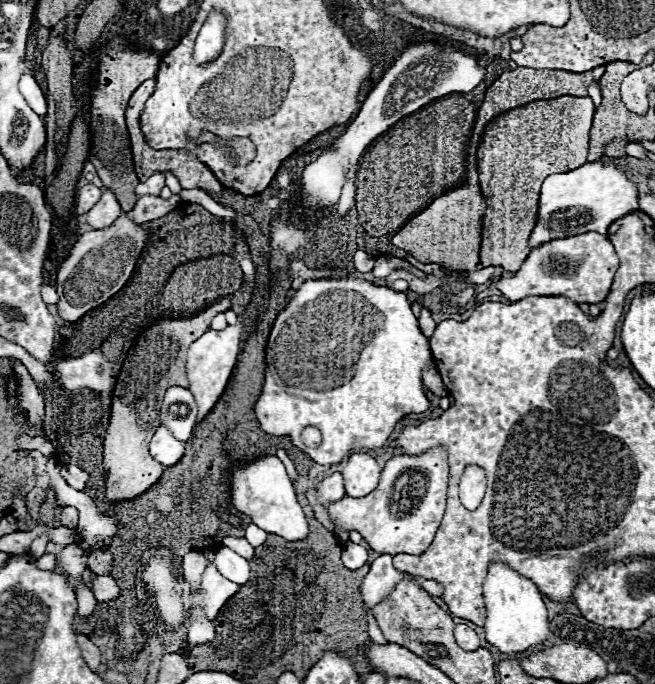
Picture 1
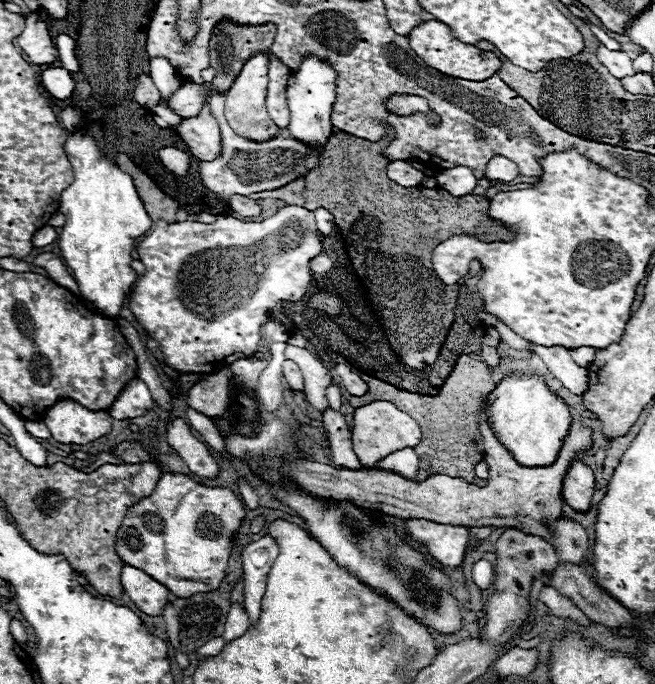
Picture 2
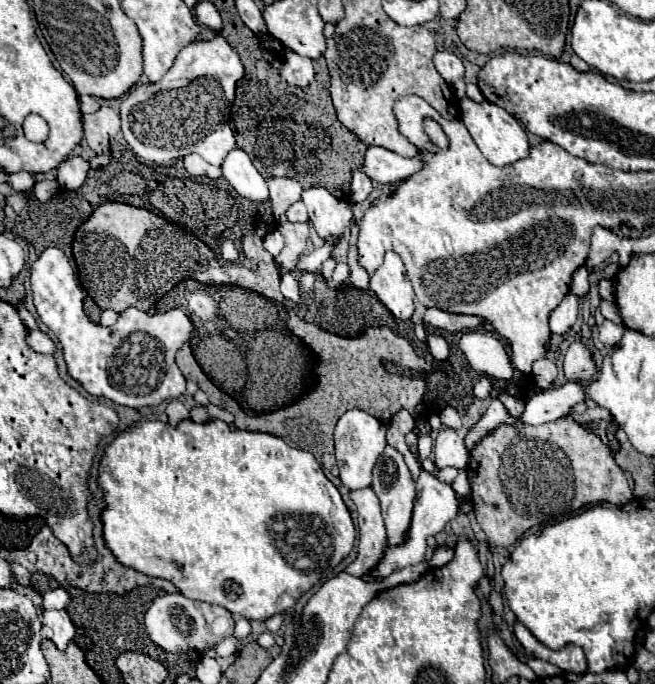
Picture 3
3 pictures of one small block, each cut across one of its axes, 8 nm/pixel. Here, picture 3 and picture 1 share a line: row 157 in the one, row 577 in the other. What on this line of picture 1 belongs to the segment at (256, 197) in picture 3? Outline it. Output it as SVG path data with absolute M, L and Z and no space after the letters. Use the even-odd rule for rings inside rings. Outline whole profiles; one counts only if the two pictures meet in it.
M220 548L214 562L216 562L218 570L222 572L222 576L226 576L228 580L232 580L236 584L244 584L248 580L248 576L250 576L248 560L238 556L230 548Z

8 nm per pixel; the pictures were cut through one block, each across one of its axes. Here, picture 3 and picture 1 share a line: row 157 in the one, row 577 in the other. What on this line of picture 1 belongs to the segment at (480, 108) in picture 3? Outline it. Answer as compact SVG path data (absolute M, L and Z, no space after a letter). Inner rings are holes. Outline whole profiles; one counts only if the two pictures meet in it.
M490 562L486 578L484 578L484 602L488 610L486 626L484 626L486 640L492 646L496 646L500 652L504 654L526 652L548 638L550 634L548 614L546 614L546 606L542 602L538 588L528 578L512 570L508 564Z

